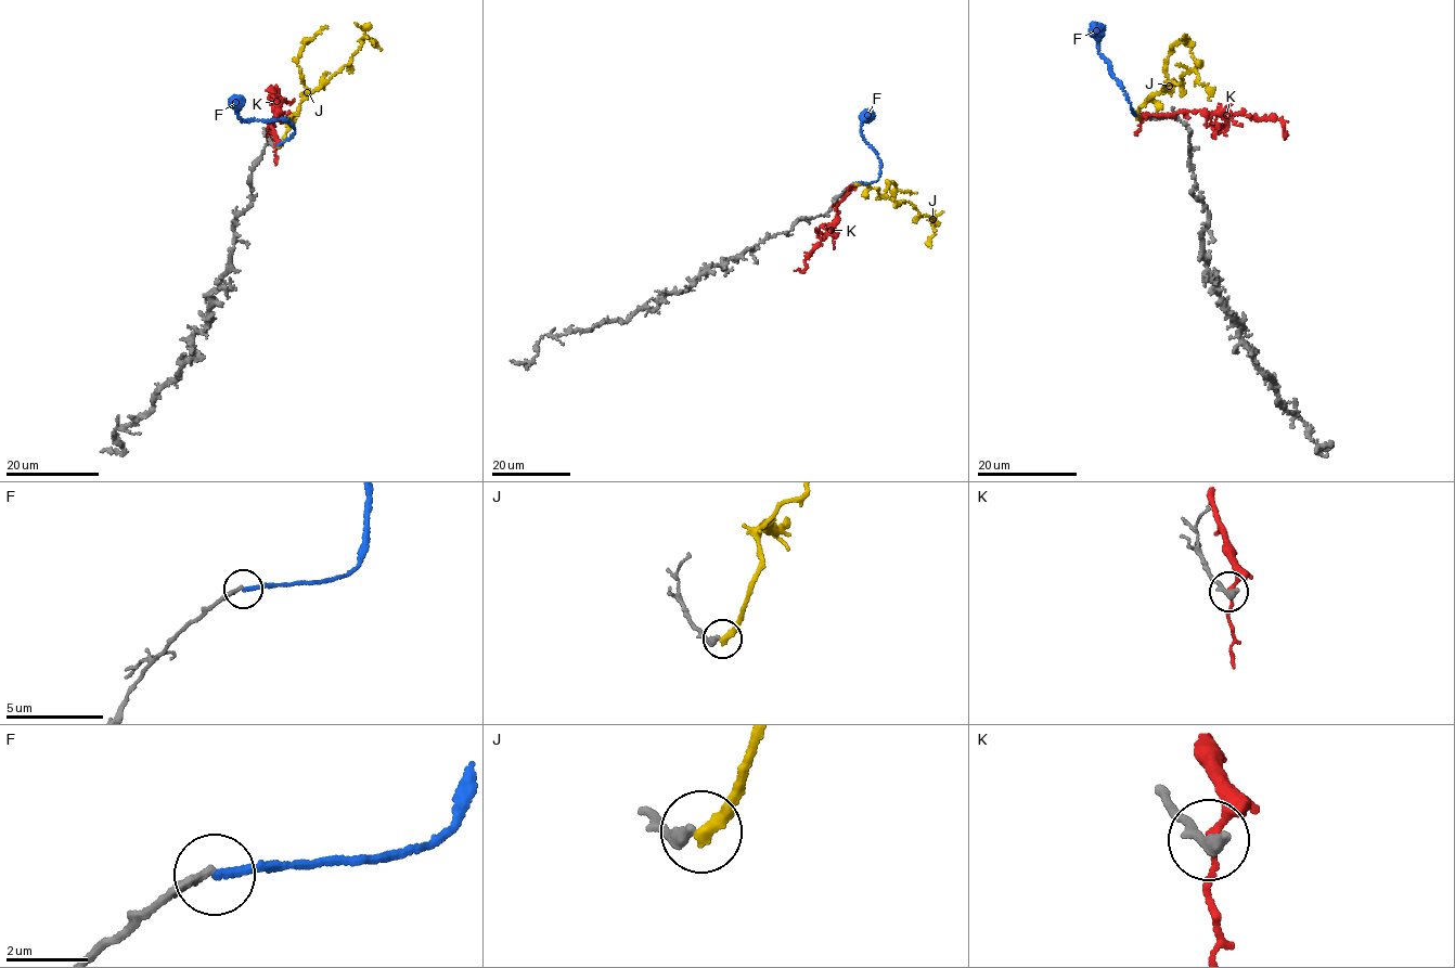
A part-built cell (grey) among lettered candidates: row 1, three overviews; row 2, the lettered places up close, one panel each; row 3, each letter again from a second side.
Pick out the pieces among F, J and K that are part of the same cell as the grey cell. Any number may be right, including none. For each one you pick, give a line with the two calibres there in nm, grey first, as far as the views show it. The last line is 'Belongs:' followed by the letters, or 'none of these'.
F: 260 nm thick on the grey side, 190 nm on the other
Belongs: F

